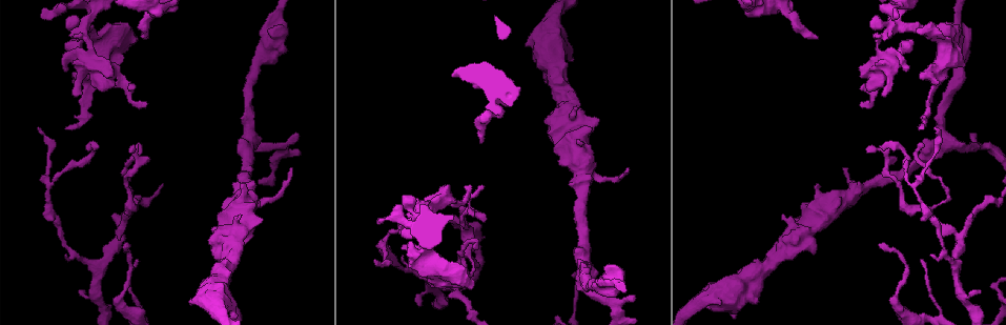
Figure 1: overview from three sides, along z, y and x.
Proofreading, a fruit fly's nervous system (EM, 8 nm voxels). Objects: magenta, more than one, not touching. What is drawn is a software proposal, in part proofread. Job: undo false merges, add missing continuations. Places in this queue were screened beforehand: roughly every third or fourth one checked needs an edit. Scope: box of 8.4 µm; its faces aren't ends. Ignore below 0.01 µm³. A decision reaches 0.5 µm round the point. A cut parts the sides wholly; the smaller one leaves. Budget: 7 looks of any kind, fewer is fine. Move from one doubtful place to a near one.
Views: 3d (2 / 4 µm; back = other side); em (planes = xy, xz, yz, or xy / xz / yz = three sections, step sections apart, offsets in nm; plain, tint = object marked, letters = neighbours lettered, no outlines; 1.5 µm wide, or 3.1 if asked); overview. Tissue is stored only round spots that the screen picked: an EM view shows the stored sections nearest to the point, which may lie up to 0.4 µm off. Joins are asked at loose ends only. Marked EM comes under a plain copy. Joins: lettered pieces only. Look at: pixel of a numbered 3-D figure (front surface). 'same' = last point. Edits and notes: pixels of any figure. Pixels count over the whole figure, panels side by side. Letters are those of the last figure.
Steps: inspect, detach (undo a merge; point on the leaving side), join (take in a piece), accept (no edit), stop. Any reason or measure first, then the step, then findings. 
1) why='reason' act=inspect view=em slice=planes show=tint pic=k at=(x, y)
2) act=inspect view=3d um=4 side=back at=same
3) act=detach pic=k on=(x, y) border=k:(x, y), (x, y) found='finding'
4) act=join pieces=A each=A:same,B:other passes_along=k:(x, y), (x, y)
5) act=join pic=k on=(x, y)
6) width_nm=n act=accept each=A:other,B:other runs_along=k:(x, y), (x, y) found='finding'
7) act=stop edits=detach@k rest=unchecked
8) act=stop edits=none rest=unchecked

why='branch stops here' act=inspect view=3d um=4 pic=1 at=(878, 244)

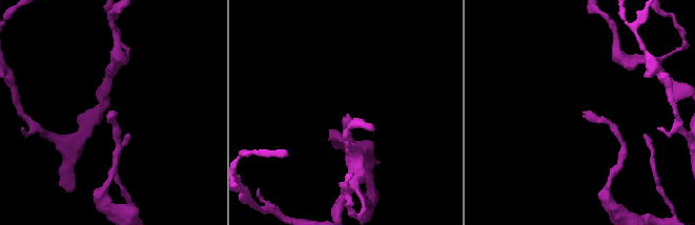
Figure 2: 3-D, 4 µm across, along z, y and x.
act=inspect view=em slice=yz step=8 show=tint pic=2 at=(584, 111)

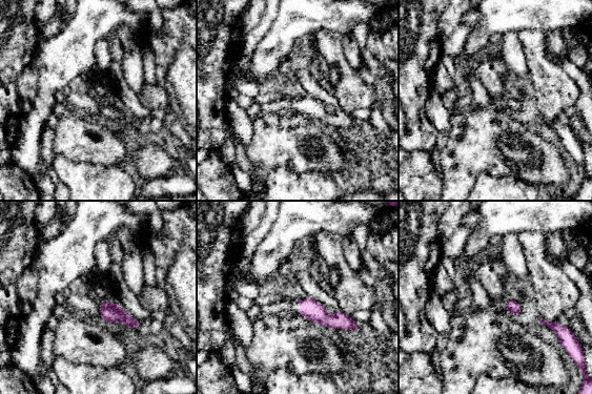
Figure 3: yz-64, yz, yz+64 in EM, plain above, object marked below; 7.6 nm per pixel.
act=inspect view=em slice=planes show=letters at=same

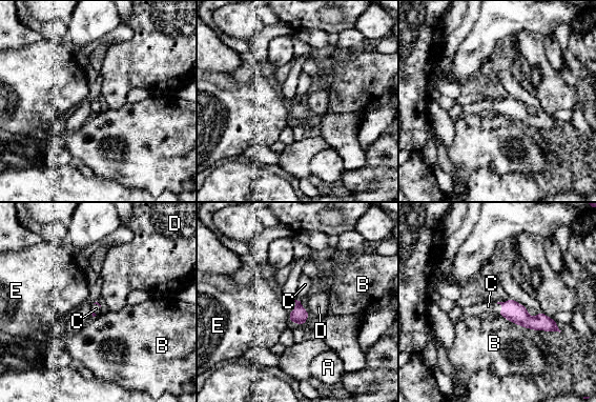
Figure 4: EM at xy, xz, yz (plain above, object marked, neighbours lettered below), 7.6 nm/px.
act=join pieces=C each=A:other,B:other,C:same,D:other,E:other passes_along=4:(516, 313), (501, 308), (488, 306) found='the neuron continues'

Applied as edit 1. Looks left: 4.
act=inspect view=overview

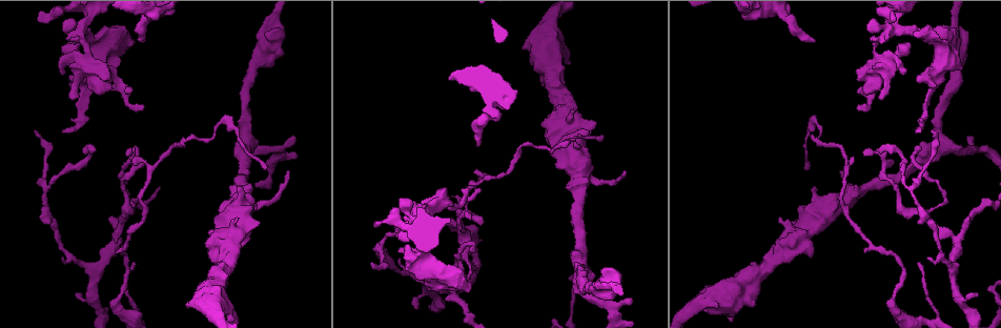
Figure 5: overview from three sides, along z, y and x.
why='sudden change in width' act=inspect view=em slice=planes show=letters pic=5 at=(124, 312)

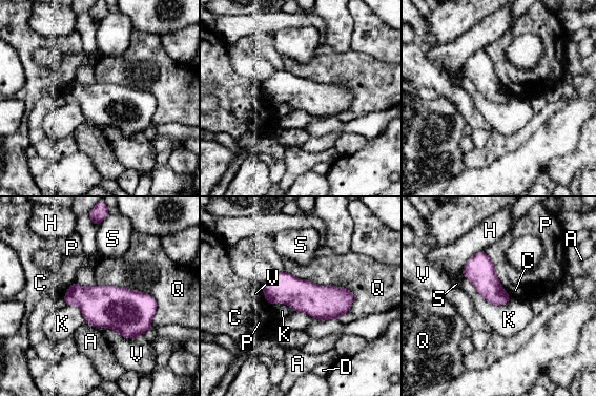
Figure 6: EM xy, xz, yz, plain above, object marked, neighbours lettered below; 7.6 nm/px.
act=accept each=A:other,C:other,D:other,H:other,K:other,P:other,Q:other,S:other,V:other border=6:(285, 270), (346, 287), (350, 309) found='continuous, no second neuron'

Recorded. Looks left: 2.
why='an open end' act=inspect view=em slice=planes show=letters pic=5 at=(292, 135)

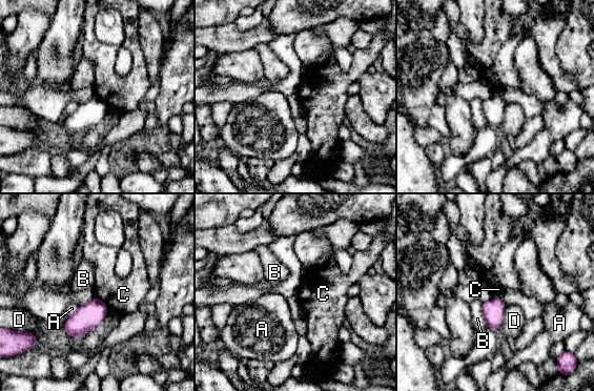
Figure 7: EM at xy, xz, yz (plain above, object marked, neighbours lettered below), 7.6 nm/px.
act=accept each=A:other,B:other,C:other,D:other found='no lettered piece goes on from it'

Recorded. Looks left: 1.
act=stop edits=join@4 rest=unchecked

